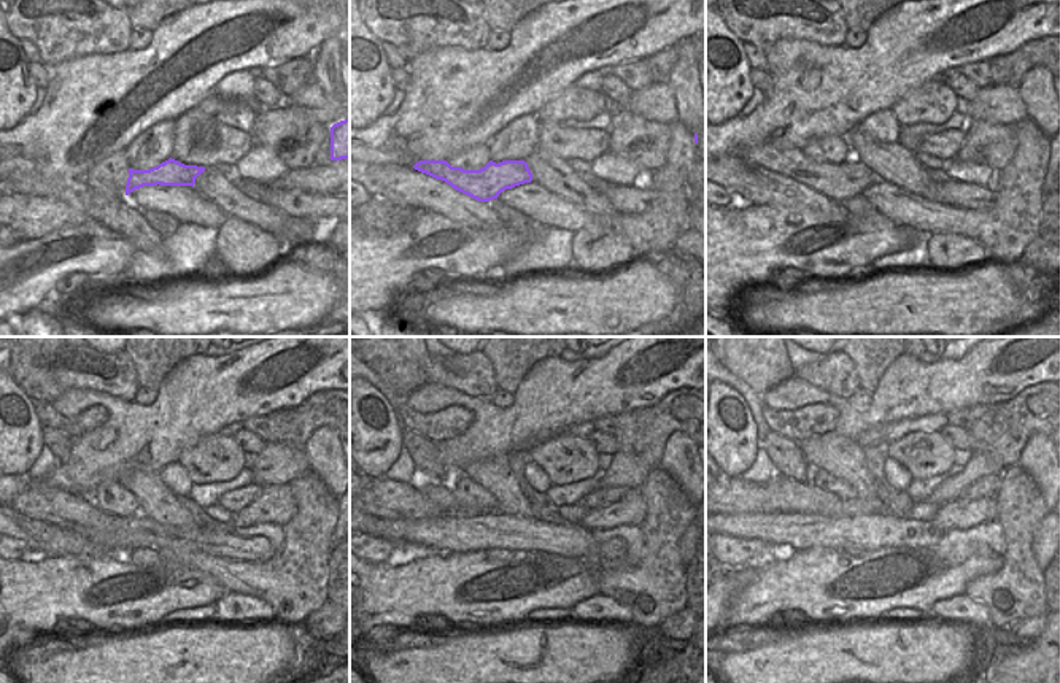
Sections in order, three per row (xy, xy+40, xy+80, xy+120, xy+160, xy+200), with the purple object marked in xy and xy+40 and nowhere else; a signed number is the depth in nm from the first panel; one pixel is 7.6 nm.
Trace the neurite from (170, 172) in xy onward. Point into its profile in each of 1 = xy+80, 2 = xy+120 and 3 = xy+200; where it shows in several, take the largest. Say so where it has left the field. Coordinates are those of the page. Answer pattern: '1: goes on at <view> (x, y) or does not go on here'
1: goes on at xy+80 (839, 183)
2: goes on at xy+120 (38, 501)
3: goes on at xy+200 (738, 496)

